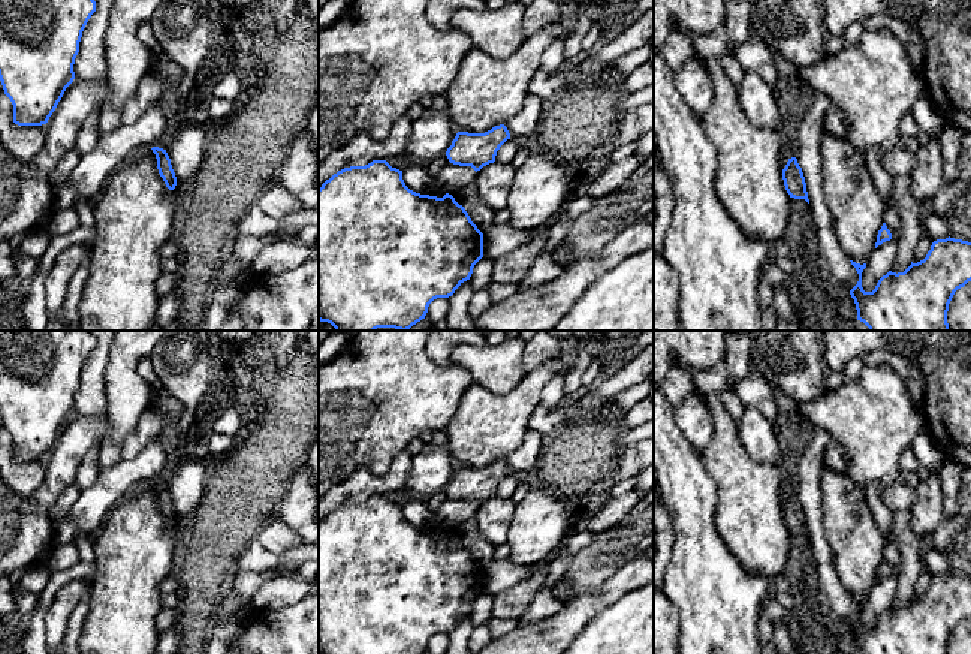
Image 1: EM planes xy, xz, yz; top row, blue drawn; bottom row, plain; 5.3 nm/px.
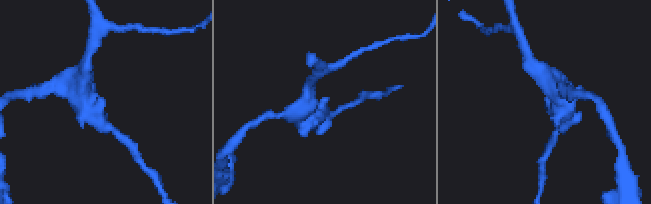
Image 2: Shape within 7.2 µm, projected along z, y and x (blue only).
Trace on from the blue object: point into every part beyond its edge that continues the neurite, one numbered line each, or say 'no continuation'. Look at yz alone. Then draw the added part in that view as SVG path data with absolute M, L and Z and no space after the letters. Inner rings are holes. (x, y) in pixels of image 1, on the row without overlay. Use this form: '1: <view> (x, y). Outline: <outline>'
no continuation

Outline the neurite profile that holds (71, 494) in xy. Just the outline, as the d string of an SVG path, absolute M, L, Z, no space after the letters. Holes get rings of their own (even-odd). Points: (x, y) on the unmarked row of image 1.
M76 483L69 485L51 507L51 518L55 521L64 518L79 498L81 492L82 489Z

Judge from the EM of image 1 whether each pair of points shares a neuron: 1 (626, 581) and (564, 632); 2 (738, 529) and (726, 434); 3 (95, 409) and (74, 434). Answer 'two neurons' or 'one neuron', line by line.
1: one neuron
2: one neuron
3: two neurons

